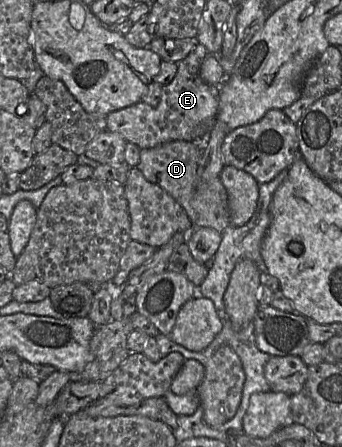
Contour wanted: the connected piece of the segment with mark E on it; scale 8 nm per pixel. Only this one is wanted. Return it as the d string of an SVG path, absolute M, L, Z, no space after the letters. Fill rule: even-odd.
M196 43L190 53L177 63L177 73L169 84L163 86L157 106L140 101L110 112L105 116L106 130L120 134L140 149L174 140L198 143L200 139L206 139L208 143L210 131L217 120L219 85L207 84L200 76L200 66L207 55L206 47Z

